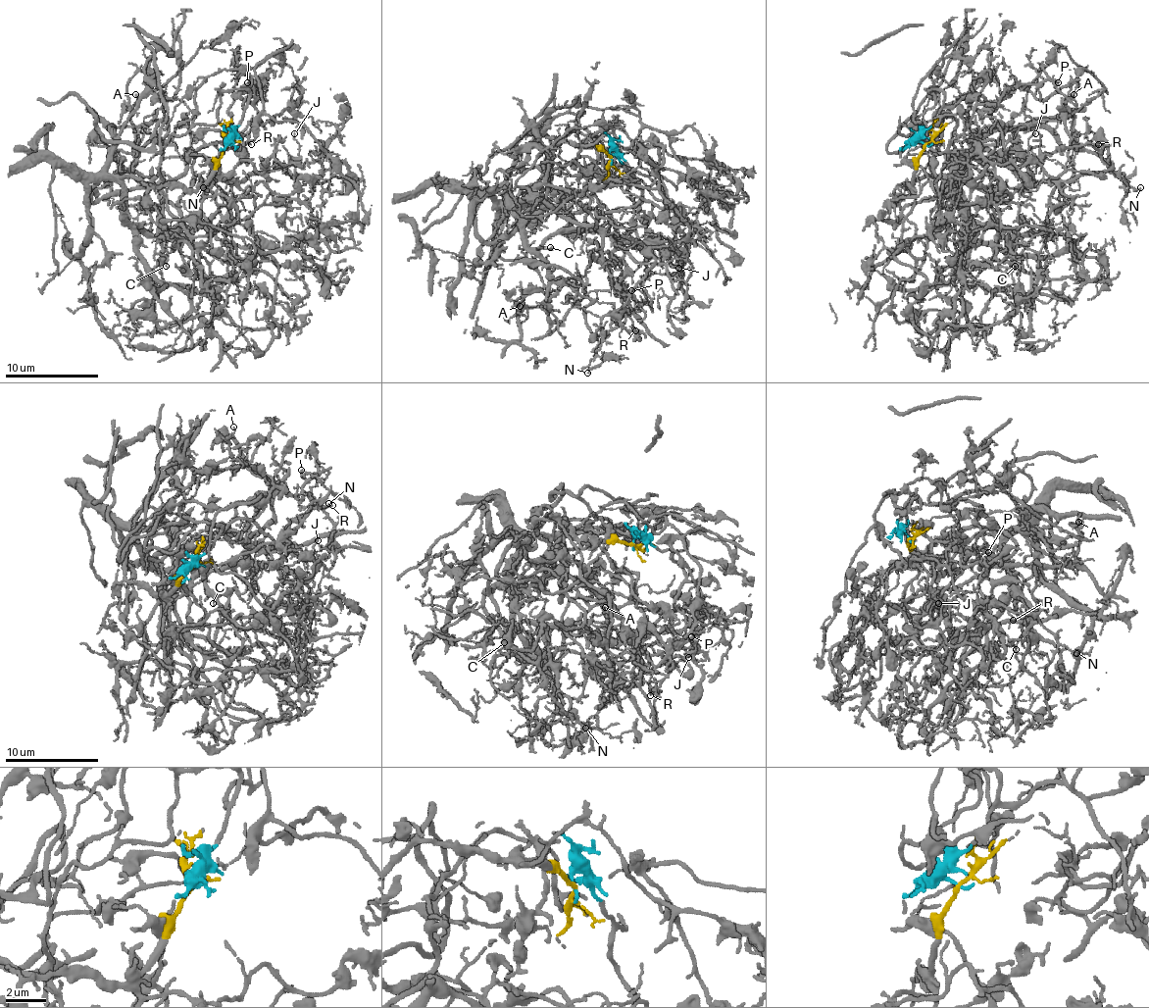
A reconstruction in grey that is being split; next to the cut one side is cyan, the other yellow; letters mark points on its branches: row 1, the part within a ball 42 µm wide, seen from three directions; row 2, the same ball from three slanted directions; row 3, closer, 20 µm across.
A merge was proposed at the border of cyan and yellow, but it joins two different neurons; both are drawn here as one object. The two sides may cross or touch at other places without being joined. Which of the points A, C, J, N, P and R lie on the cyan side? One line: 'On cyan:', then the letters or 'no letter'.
On cyan: J, N, P, R

